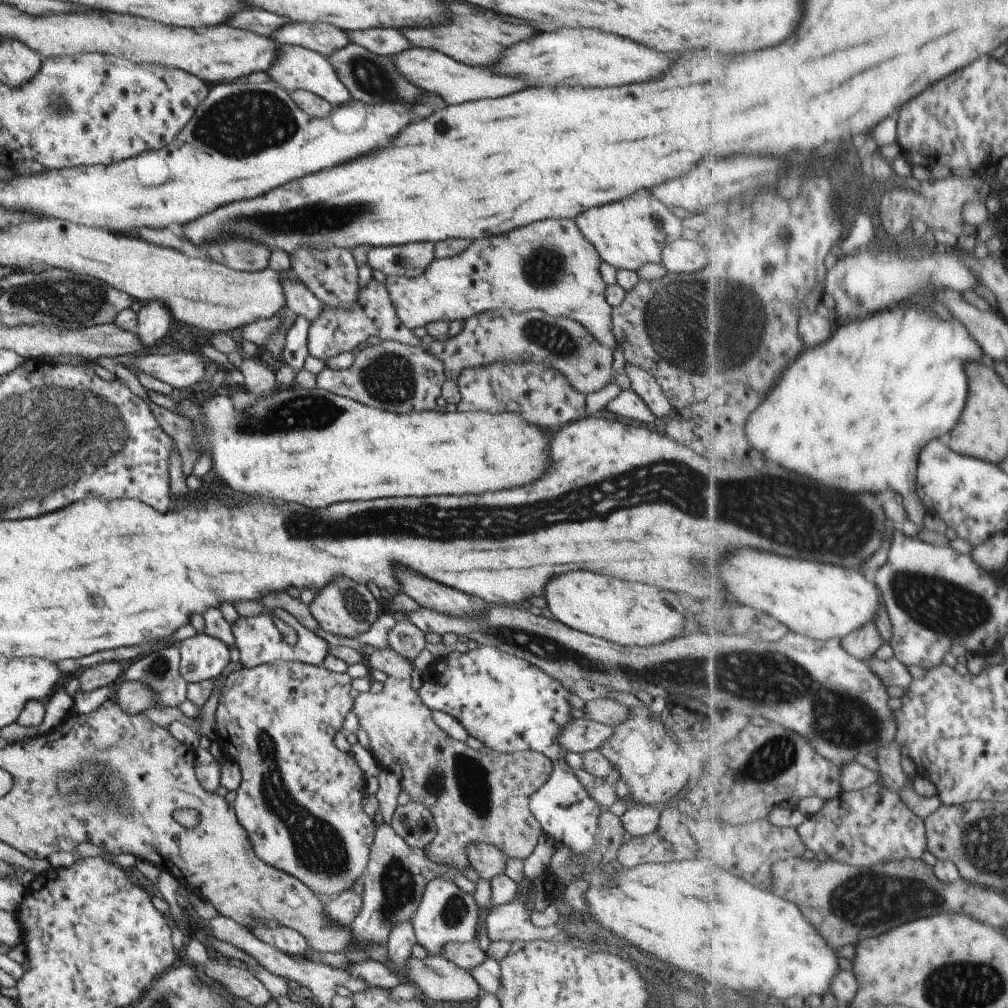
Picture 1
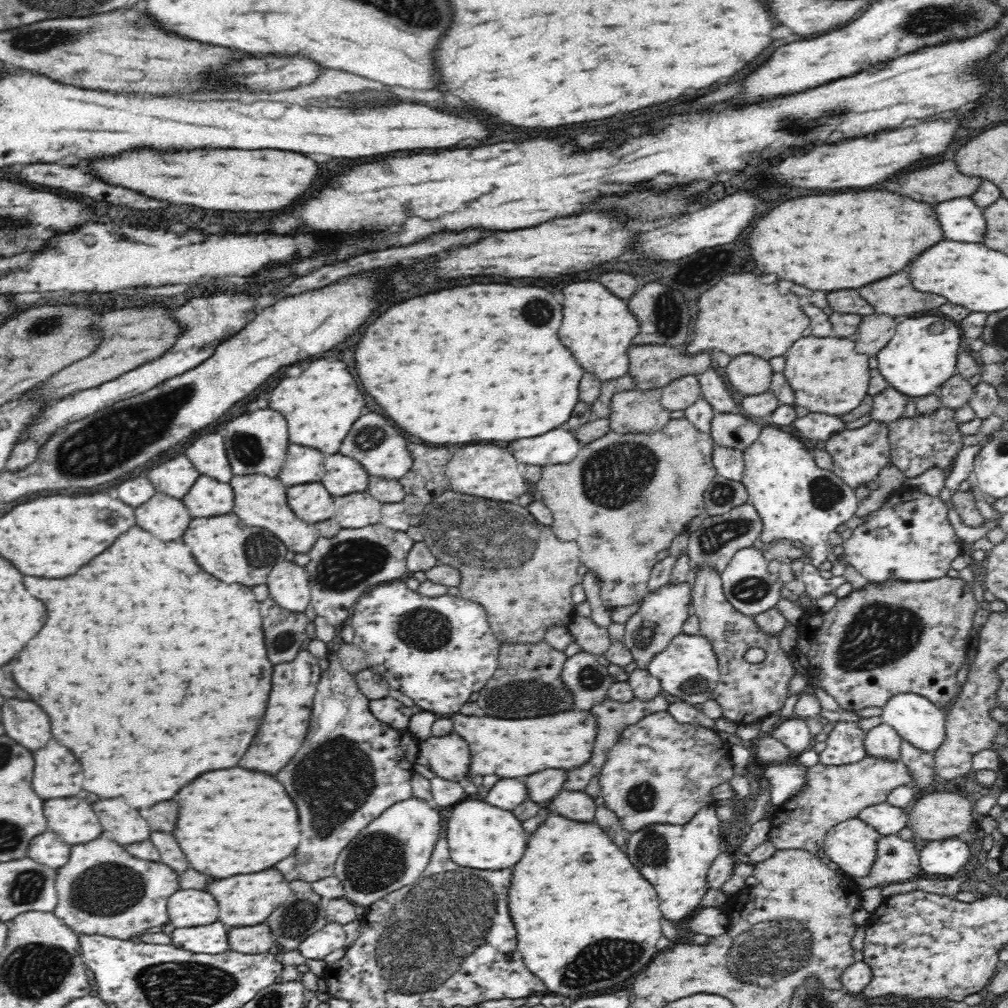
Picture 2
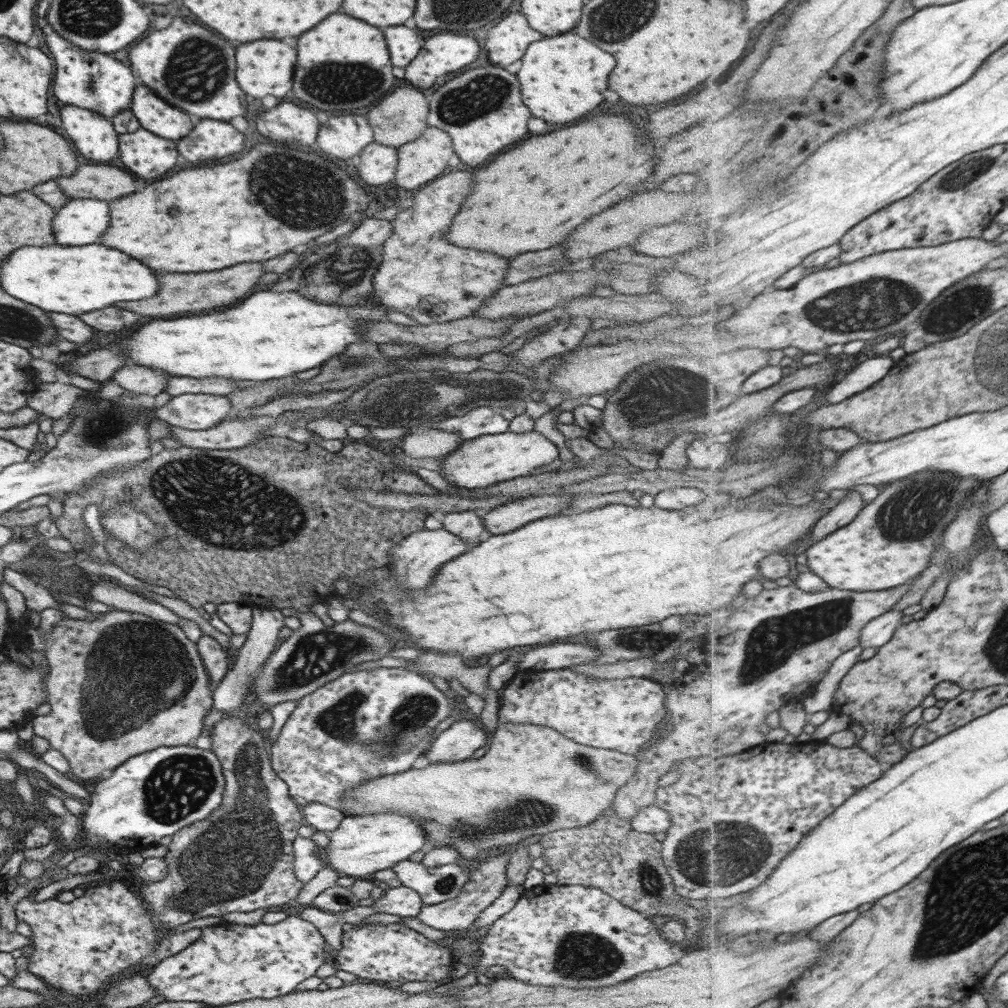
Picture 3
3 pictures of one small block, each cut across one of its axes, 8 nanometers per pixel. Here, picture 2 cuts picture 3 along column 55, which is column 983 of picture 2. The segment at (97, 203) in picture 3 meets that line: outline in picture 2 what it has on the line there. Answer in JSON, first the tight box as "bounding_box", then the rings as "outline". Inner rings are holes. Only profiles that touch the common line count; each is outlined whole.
{"bounding_box":[936,197,988,244],"outline":[[[972,197],[954,198],[936,206],[946,238],[956,242],[984,244],[988,221],[983,208]]]}

